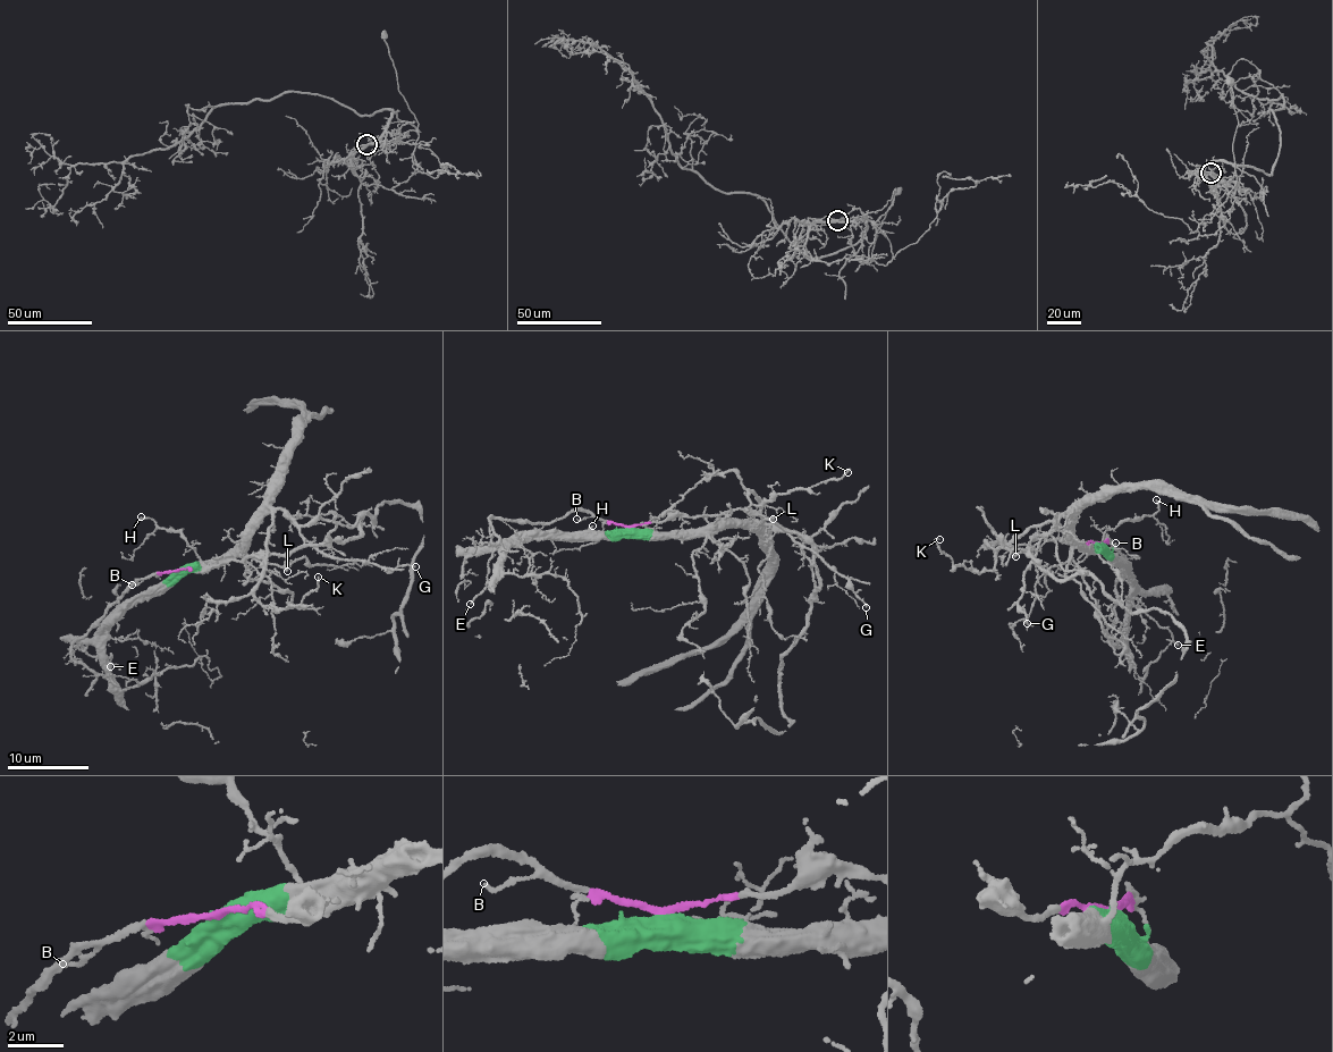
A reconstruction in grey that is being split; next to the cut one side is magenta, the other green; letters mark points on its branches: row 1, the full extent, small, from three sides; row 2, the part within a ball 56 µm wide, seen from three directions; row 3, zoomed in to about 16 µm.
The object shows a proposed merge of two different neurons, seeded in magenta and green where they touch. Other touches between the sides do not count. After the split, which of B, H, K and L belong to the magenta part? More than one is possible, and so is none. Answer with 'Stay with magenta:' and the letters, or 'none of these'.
Stay with magenta: B, L

